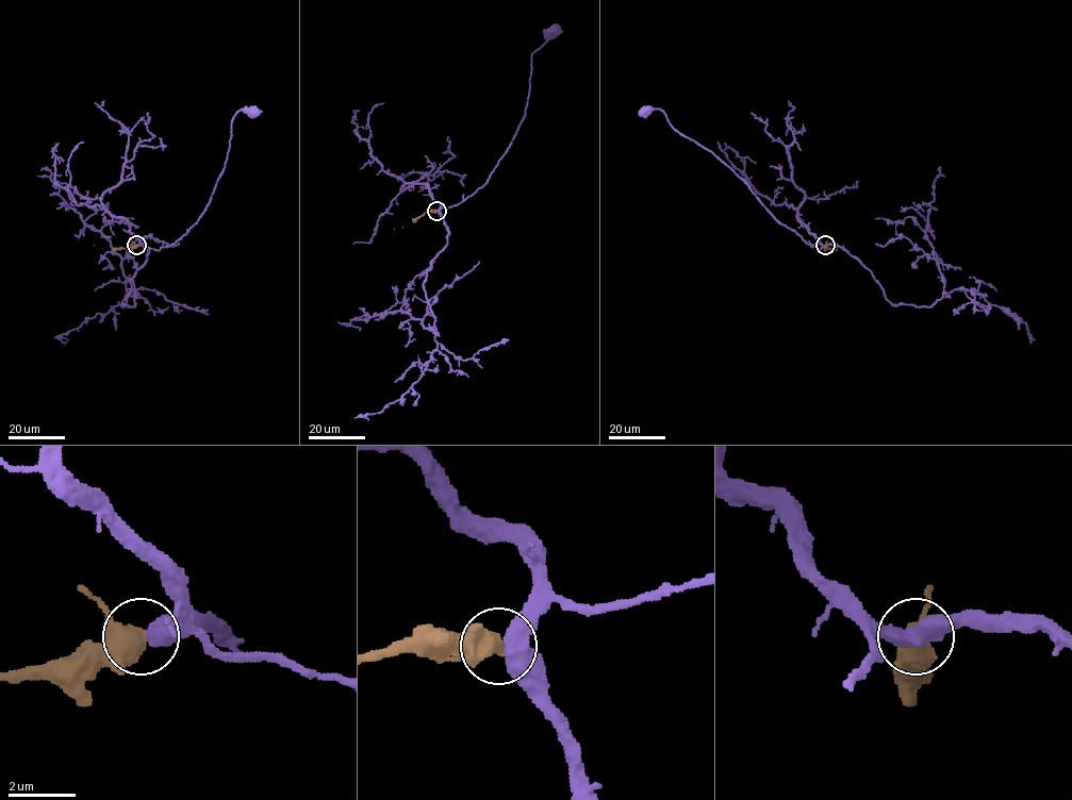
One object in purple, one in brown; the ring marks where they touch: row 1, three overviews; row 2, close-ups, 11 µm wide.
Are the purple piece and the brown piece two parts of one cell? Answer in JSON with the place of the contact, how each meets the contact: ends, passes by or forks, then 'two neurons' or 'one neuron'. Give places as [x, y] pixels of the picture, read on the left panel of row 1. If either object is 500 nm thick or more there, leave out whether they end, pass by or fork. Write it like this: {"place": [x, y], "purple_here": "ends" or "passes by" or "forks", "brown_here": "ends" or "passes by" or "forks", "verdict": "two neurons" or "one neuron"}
{"place": [136, 245], "purple_here": "passes by", "brown_here": "passes by", "verdict": "two neurons"}

